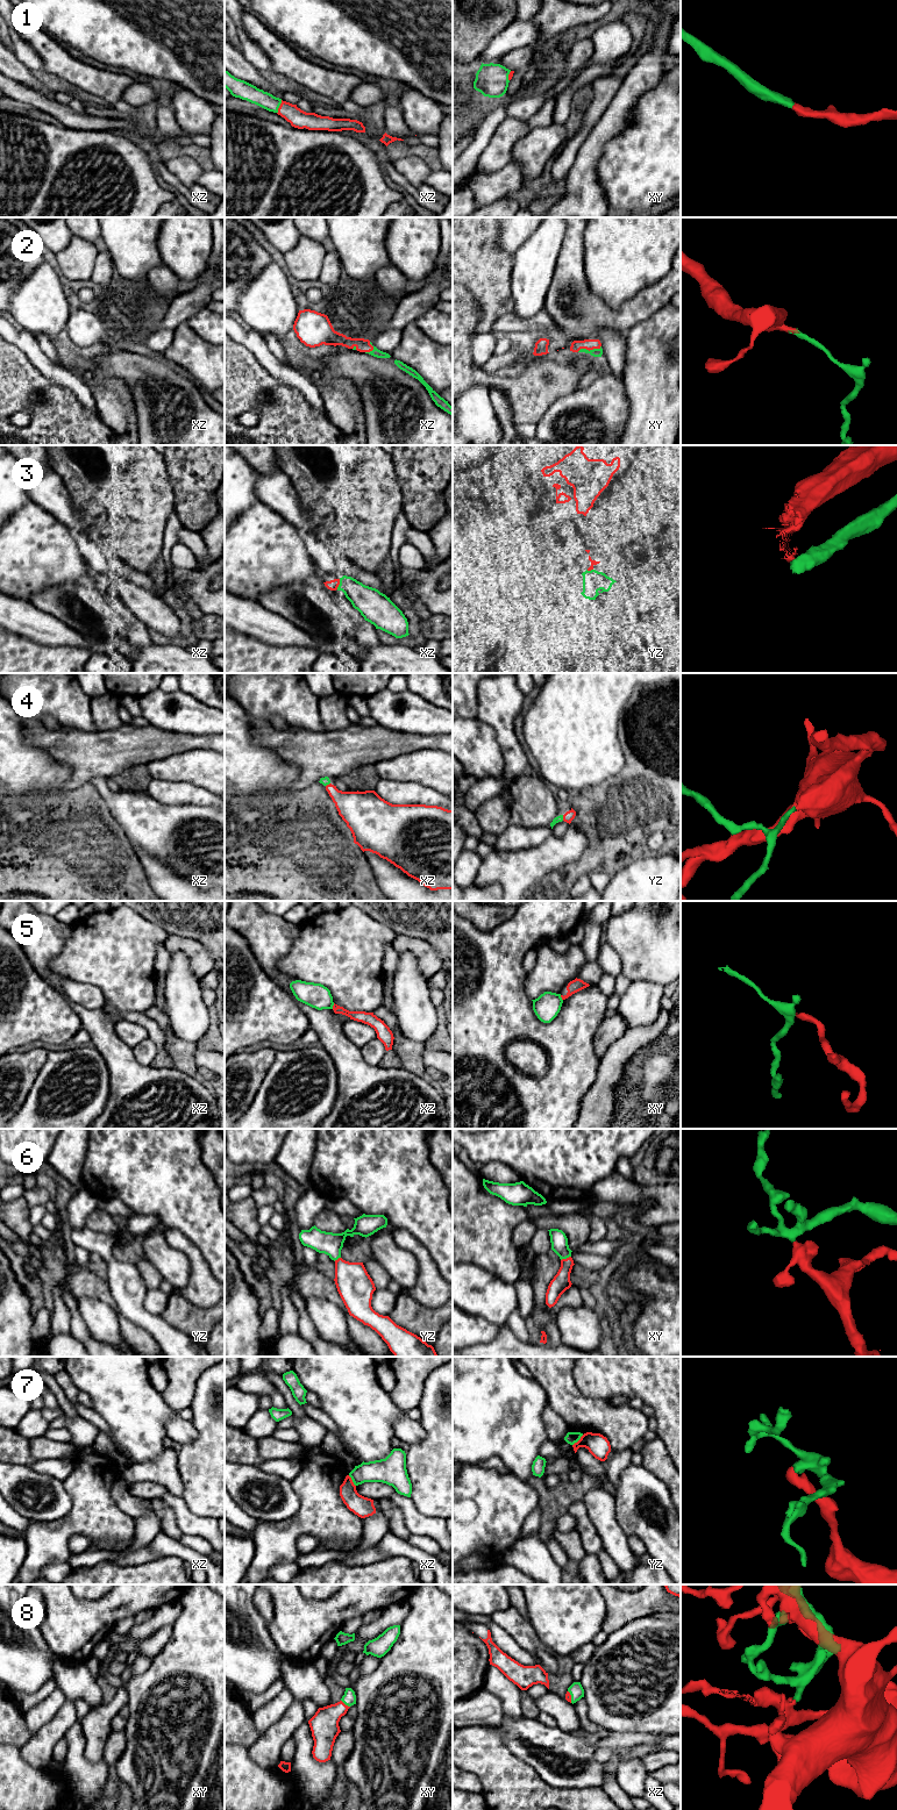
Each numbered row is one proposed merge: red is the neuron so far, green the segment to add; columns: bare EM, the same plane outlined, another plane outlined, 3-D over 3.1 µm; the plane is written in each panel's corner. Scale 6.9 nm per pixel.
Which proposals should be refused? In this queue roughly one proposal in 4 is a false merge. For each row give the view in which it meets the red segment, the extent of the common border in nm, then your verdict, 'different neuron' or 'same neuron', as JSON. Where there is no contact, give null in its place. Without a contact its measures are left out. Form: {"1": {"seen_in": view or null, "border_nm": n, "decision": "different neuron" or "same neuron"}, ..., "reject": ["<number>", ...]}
{"1": {"seen_in": "xz", "border_nm": 100, "decision": "same neuron"}, "2": {"seen_in": "xy", "border_nm": 170, "decision": "same neuron"}, "3": {"seen_in": "xz", "border_nm": 80, "decision": "different neuron"}, "4": {"seen_in": "yz", "border_nm": 40, "decision": "same neuron"}, "5": {"seen_in": "xz", "border_nm": 40, "decision": "different neuron"}, "6": {"seen_in": "xy", "border_nm": 80, "decision": "same neuron"}, "7": {"seen_in": "yz", "border_nm": 110, "decision": "different neuron"}, "8": {"seen_in": "xy", "border_nm": 80, "decision": "same neuron"}, "reject": ["3", "5", "7"]}

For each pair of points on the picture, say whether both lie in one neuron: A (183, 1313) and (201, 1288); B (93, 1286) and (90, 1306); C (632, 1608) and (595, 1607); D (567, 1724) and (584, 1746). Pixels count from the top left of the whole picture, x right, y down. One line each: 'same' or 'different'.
A: different
B: different
C: different
D: different

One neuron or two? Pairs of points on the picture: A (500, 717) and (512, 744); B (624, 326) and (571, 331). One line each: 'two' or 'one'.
A: one
B: one

